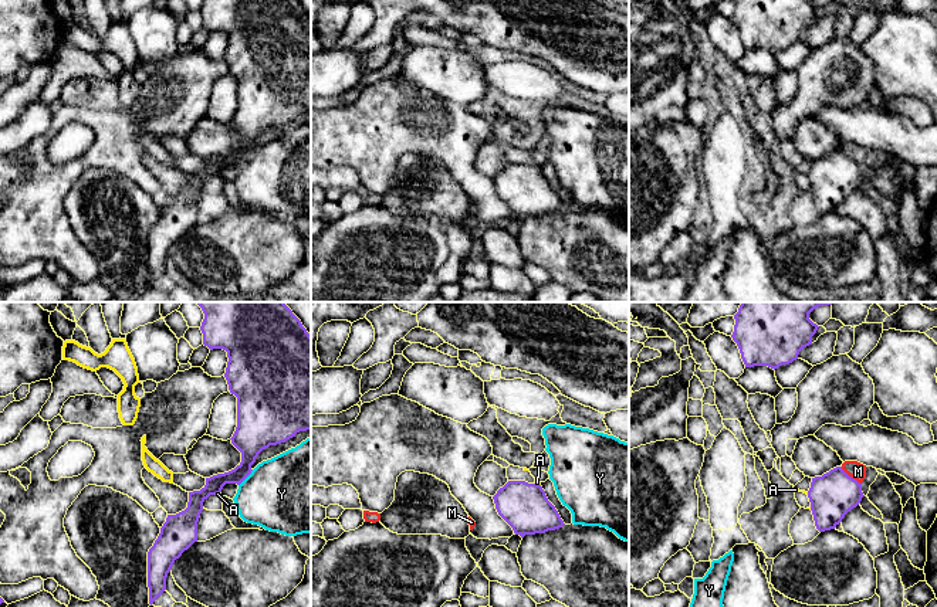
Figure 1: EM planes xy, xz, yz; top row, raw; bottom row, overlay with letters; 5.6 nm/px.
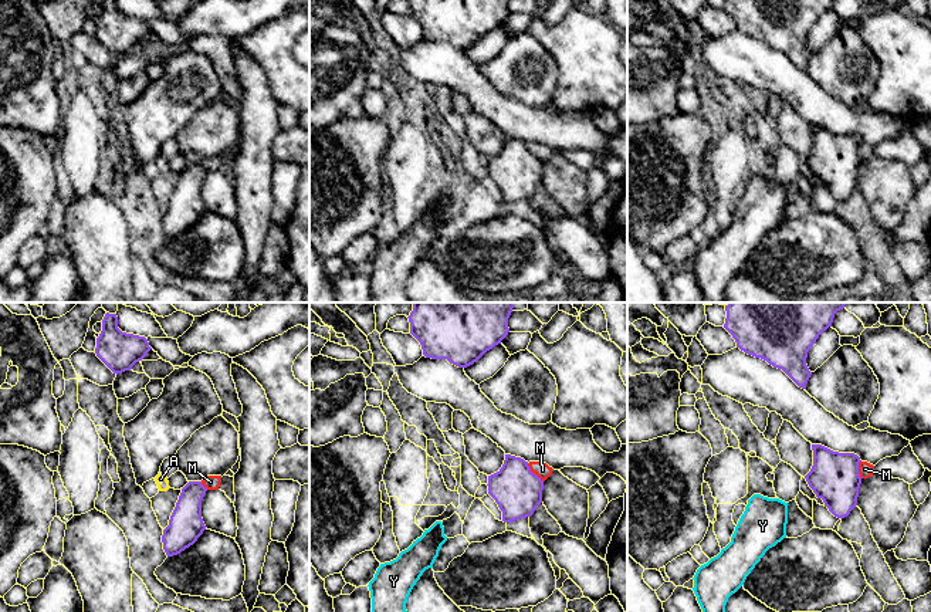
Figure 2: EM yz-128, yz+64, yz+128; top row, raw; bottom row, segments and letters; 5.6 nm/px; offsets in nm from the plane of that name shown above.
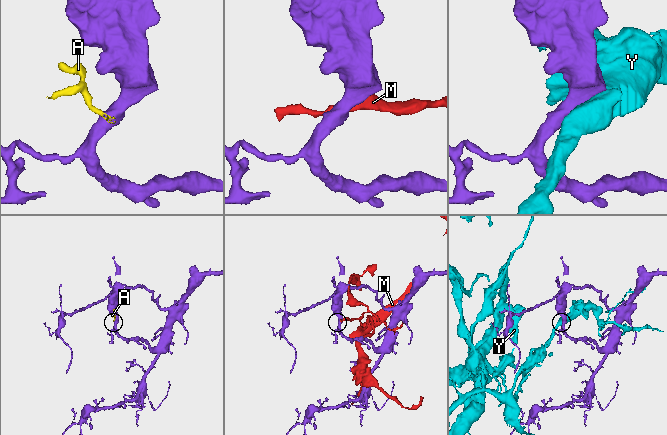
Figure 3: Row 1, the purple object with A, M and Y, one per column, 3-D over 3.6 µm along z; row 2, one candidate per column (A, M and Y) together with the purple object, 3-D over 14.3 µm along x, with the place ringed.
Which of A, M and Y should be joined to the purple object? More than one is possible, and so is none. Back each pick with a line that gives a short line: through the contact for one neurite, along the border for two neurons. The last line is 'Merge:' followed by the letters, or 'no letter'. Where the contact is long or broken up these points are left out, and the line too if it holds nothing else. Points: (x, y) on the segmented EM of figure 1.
Merge: no letter

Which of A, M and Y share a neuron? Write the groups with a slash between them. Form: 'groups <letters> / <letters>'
groups A / M / Y

